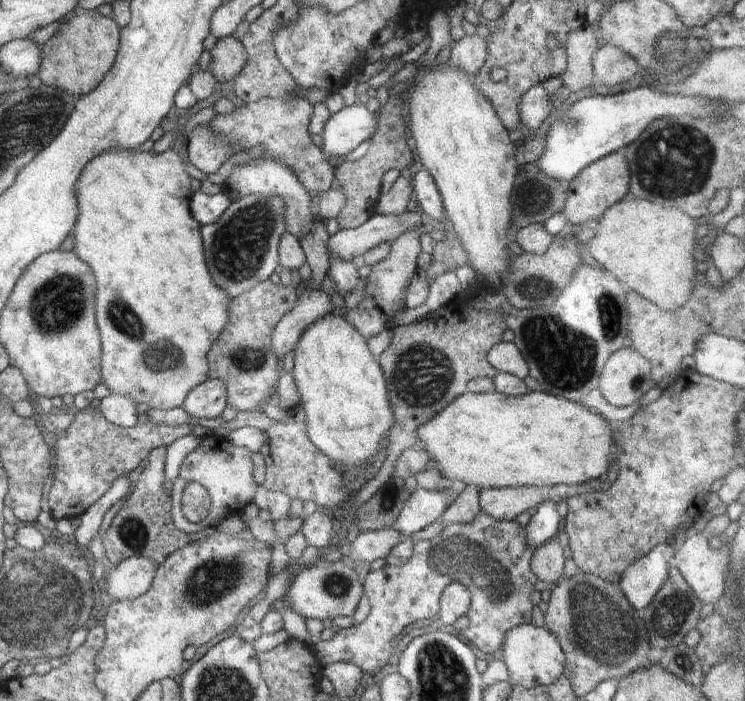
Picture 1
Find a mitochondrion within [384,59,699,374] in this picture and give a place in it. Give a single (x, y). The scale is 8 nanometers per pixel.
(532, 289)

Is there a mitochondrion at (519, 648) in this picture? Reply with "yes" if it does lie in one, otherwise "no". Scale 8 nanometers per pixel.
no

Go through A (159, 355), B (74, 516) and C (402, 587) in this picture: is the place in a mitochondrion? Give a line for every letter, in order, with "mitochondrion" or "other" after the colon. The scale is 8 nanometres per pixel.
A: mitochondrion
B: other
C: other

